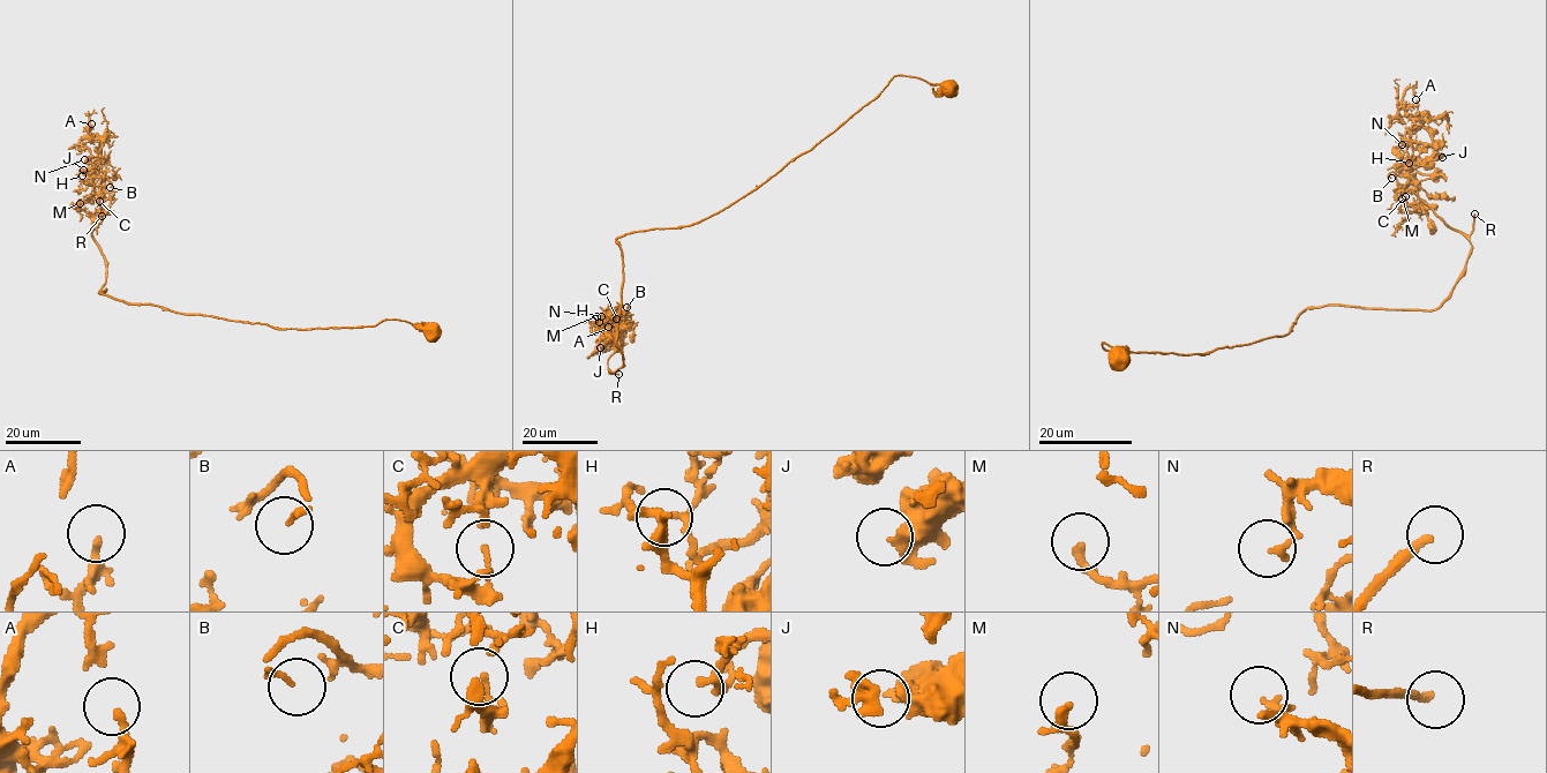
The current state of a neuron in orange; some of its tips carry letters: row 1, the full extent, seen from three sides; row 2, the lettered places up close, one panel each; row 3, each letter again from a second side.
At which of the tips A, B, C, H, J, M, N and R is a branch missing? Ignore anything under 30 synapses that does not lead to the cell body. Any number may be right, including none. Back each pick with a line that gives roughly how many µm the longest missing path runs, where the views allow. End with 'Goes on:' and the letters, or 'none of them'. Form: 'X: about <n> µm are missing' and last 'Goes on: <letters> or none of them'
R: about 70 µm are missing
Goes on: R

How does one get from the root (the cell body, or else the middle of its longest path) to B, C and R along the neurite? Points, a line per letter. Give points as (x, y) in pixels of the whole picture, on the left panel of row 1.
B: (432, 331), (399, 320), (275, 329), (102, 294), (106, 261), (91, 230), (102, 219), (103, 190), (110, 187)
C: (432, 331), (399, 320), (275, 329), (114, 300), (99, 292), (106, 261), (91, 233), (99, 201)
R: (432, 331), (399, 320), (275, 329), (114, 300), (99, 292), (106, 261), (91, 230), (102, 216)

